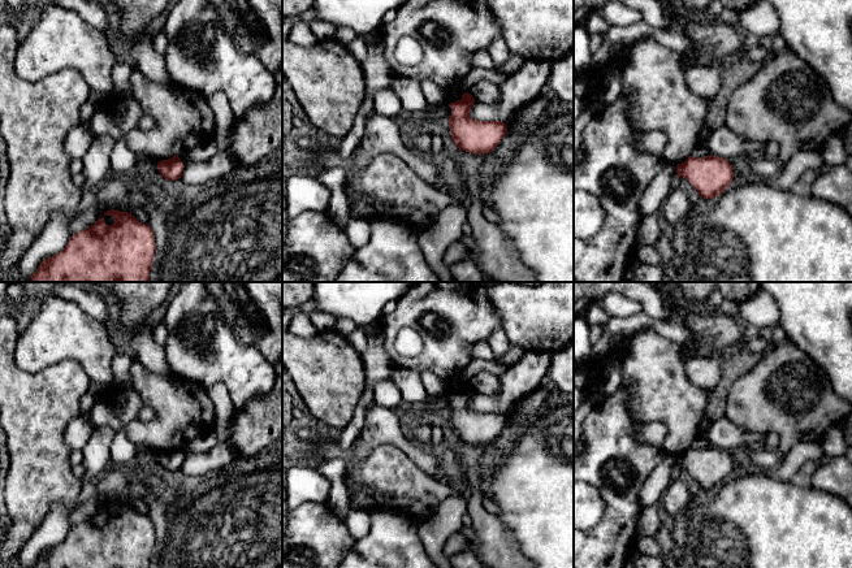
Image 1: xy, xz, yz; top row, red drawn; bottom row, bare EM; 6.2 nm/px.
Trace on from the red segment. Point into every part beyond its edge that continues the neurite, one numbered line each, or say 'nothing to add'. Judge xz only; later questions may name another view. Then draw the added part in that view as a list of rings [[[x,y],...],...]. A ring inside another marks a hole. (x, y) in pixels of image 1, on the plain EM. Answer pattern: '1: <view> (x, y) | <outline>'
nothing to add

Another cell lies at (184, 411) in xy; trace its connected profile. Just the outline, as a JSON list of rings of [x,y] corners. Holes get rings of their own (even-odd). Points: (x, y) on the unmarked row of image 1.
[[[138,360],[130,365],[130,387],[137,390],[142,402],[151,407],[156,417],[150,422],[134,420],[122,425],[113,404],[95,400],[88,419],[94,426],[111,426],[114,432],[122,430],[134,443],[146,445],[156,454],[172,450],[176,445],[189,443],[191,439],[213,430],[215,409],[207,395],[207,389],[173,370],[166,373],[151,372]]]

